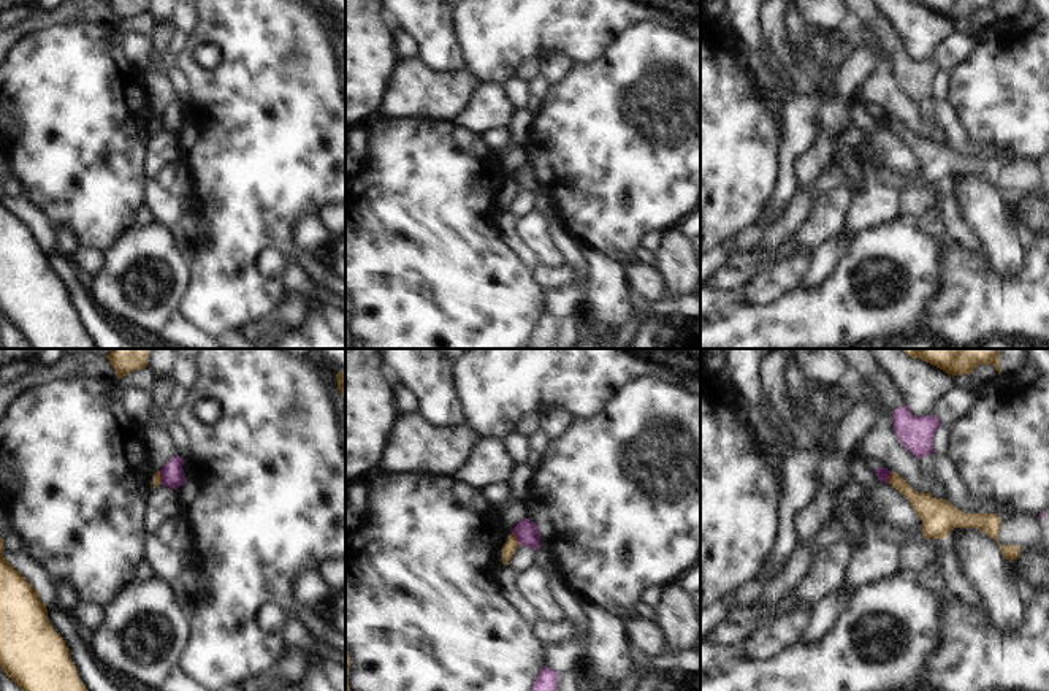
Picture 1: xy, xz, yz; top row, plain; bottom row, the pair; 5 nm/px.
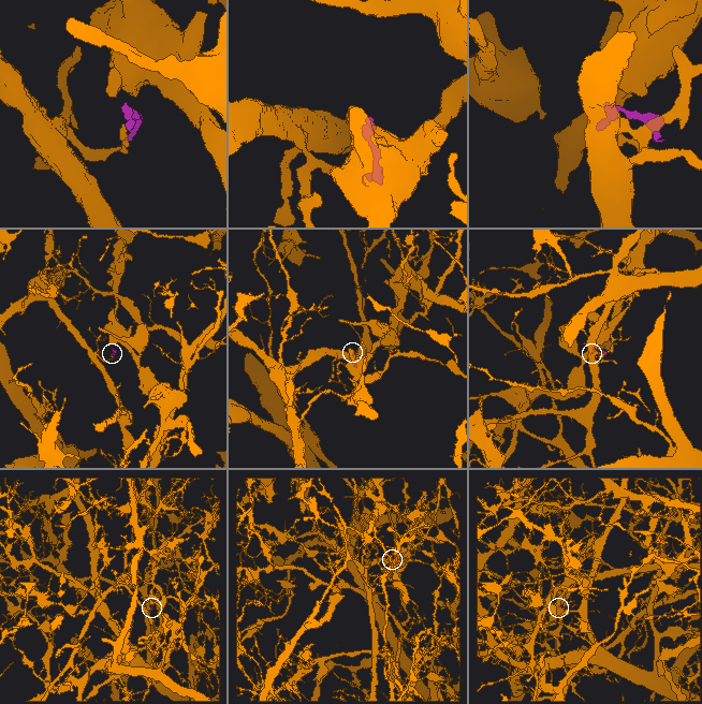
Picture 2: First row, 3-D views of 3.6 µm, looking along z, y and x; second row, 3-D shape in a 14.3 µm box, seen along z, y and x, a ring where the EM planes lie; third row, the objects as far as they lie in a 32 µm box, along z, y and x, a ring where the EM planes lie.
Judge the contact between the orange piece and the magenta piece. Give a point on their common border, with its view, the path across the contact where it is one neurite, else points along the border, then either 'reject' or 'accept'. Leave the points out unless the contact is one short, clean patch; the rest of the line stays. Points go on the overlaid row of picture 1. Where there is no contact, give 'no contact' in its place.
xz (515, 538) | along xz (512, 531), (520, 544) | reject

